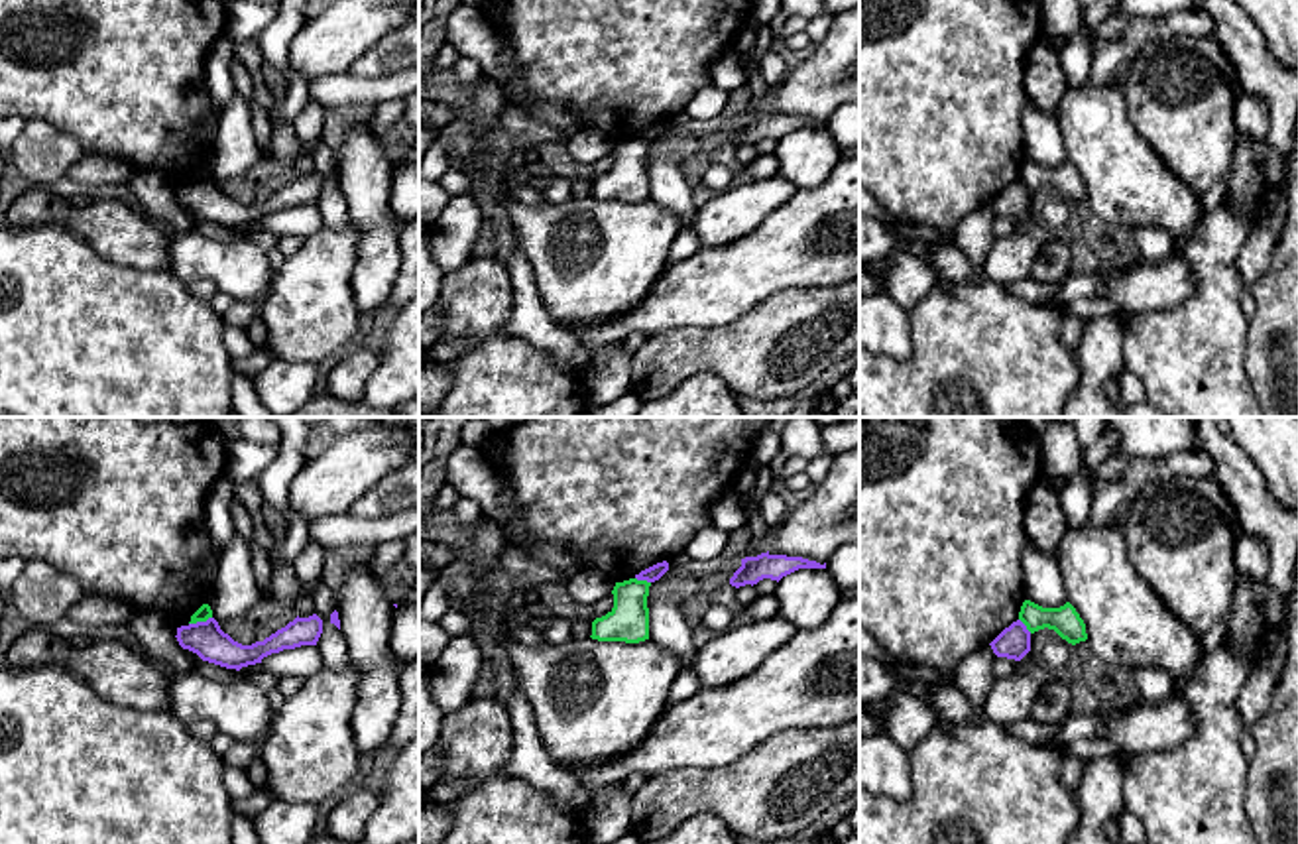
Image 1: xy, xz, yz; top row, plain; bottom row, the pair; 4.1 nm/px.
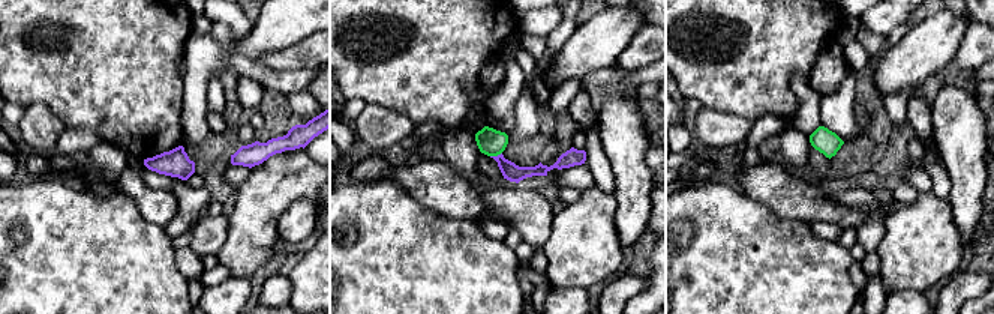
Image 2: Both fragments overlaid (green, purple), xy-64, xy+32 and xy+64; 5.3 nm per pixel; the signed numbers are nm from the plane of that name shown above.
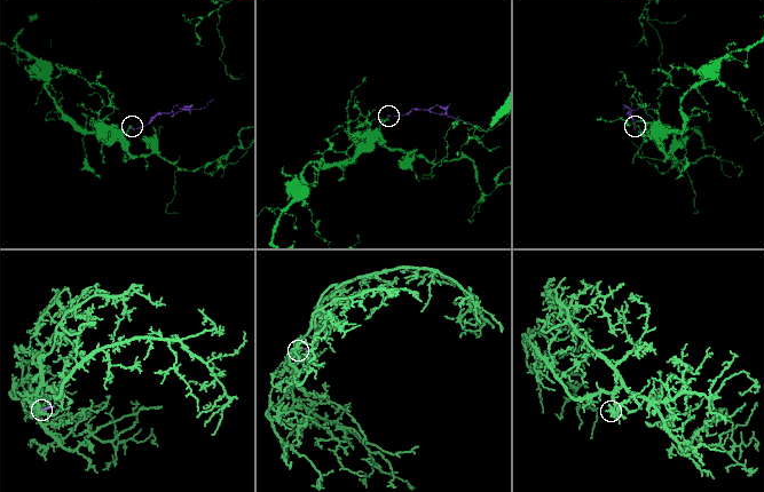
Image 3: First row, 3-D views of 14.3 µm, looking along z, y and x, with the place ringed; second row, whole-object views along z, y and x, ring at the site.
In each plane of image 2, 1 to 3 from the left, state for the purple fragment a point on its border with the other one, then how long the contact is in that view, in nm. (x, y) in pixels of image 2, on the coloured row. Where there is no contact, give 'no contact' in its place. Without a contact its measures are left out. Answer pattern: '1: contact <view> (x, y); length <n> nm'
1: no contact
2: contact xy+32 (495, 155); length 70 nm
3: no contact

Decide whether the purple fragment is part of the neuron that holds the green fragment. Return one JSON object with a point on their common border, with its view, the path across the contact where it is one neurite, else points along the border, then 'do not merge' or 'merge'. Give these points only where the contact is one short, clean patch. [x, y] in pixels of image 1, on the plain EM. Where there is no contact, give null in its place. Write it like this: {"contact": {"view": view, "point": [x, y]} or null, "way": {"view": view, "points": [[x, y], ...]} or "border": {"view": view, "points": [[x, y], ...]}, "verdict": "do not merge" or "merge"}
{"contact": {"view": "xy", "point": [199, 180]}, "border": {"view": "xy", "points": [[211, 176], [189, 183]]}, "verdict": "do not merge"}

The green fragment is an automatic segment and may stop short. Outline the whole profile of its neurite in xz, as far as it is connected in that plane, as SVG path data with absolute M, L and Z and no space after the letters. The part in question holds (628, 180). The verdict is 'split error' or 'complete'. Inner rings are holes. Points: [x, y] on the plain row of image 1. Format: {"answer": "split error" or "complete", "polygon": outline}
{"answer": "complete", "polygon": "M629 138L616 142L614 167L592 181L592 199L639 203L649 199L649 155L651 142Z"}

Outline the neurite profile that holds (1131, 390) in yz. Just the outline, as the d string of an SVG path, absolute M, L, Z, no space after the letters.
M1123 370L1119 376L1119 395L1127 405L1139 405L1147 401L1143 382L1127 370Z

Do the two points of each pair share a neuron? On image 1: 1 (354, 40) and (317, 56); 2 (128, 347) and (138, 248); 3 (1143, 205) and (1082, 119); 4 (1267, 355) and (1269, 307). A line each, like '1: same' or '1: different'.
1: same
2: different
3: same
4: same

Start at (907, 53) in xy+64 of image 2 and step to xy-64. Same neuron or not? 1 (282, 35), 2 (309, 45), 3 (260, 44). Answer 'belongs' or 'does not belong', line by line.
1: belongs
2: does not belong
3: belongs

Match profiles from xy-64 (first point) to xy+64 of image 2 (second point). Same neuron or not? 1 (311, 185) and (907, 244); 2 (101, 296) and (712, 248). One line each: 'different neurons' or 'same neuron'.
1: same neuron
2: same neuron

